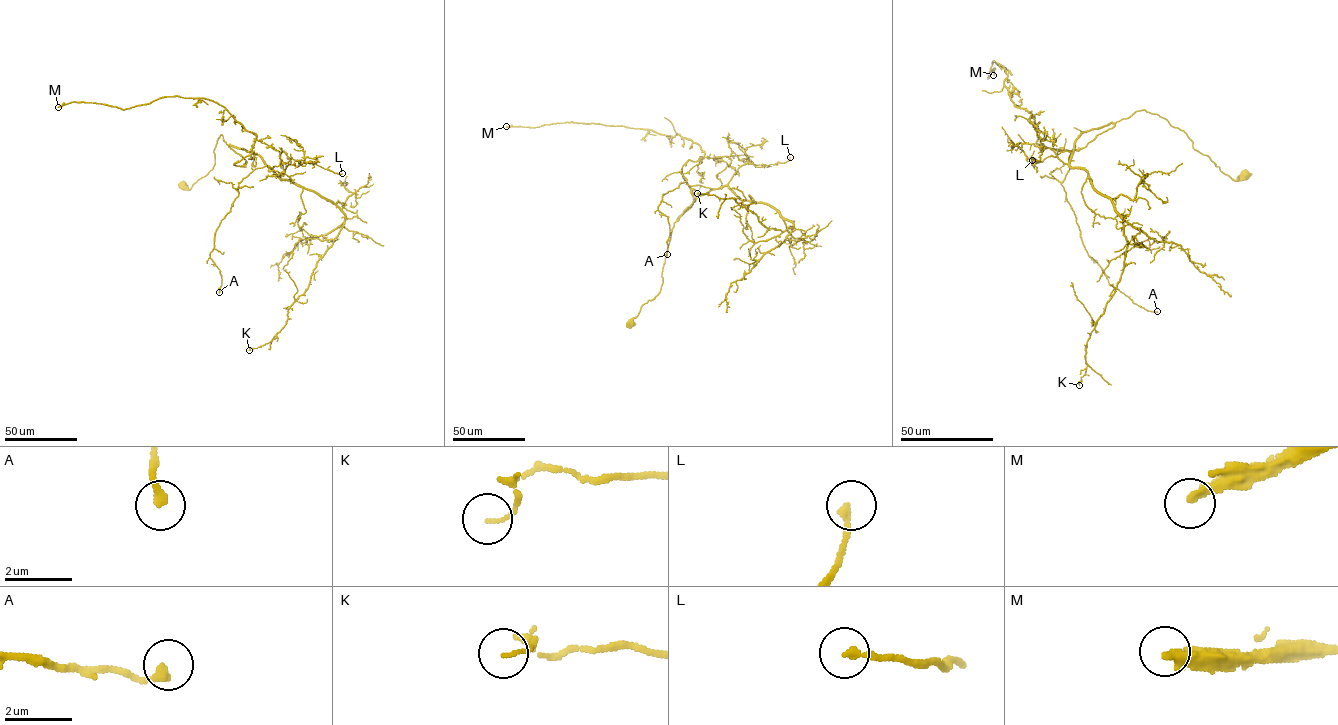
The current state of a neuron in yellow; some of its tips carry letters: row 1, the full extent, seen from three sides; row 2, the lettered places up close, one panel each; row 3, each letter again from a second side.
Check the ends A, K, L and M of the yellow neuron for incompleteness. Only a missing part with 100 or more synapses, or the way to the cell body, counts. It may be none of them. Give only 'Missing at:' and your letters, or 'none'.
Missing at: M

